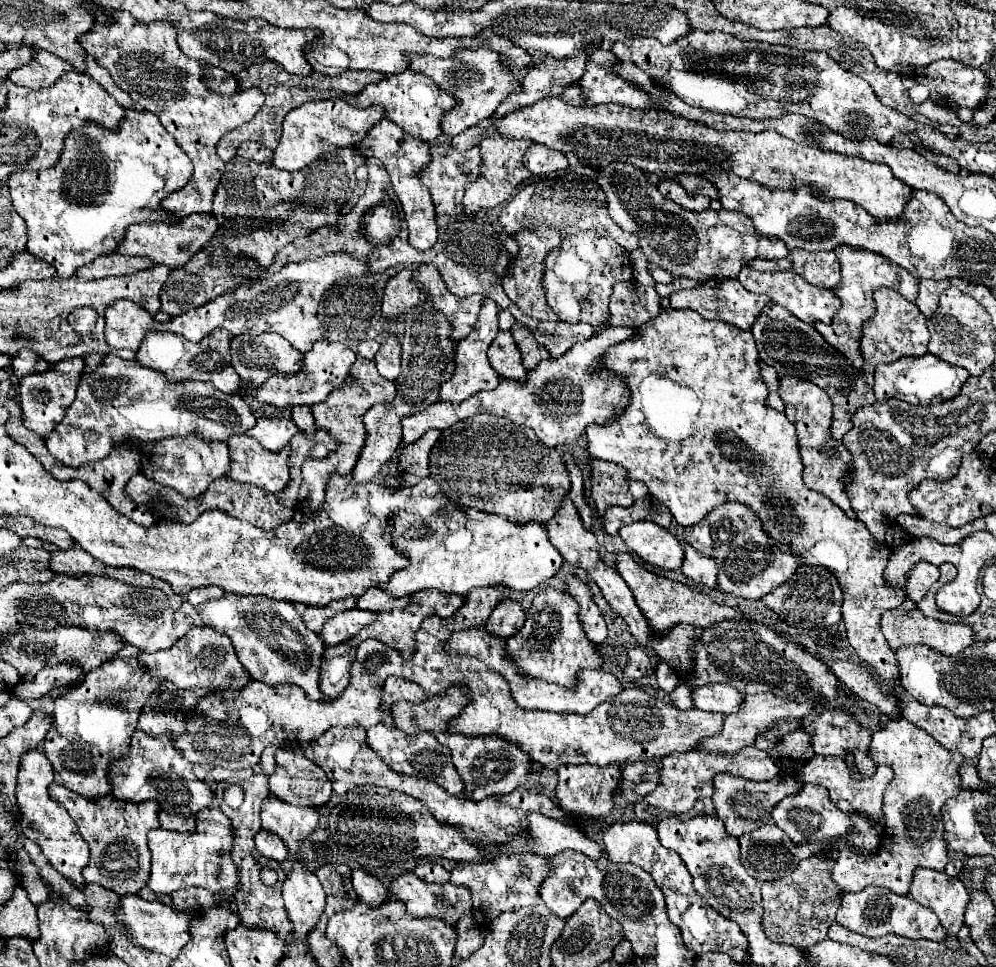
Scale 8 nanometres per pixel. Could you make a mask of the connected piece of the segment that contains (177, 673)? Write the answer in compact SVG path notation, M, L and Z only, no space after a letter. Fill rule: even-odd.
M192 627L170 649L156 651L156 653L142 653L138 659L144 667L148 667L148 673L156 677L164 677L180 689L202 687L212 693L222 693L228 689L232 691L242 689L252 681L250 673L240 665L230 637L216 633L214 629L208 629L208 627Z

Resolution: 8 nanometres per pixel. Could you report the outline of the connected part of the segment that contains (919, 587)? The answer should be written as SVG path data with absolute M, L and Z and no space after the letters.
M920 561L920 565L912 567L912 573L908 573L908 599L918 603L926 591L930 589L930 585L934 585L938 581L938 567L926 561Z

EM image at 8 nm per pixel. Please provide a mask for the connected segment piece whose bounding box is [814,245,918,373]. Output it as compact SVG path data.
M846 245L836 247L834 253L838 255L840 265L842 265L842 279L838 283L838 289L834 289L834 293L842 301L842 307L836 313L836 317L832 319L830 325L816 323L814 329L820 331L820 335L828 341L828 345L832 345L842 357L846 357L850 361L850 365L856 373L862 373L864 371L864 357L860 353L860 337L862 337L862 325L872 317L874 307L876 307L874 299L872 299L874 291L888 287L888 289L898 291L904 299L914 303L916 297L918 297L918 279L912 277L906 269L890 263L888 259L878 257L876 253L852 249L852 247L846 247Z

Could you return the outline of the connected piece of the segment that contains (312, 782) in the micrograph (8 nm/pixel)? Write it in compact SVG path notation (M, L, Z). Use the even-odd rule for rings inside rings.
M280 747L276 751L276 769L268 777L268 789L270 789L270 797L288 801L290 805L308 805L308 807L326 805L332 795L332 783L328 781L326 773L316 763L306 759L300 747L294 749Z

